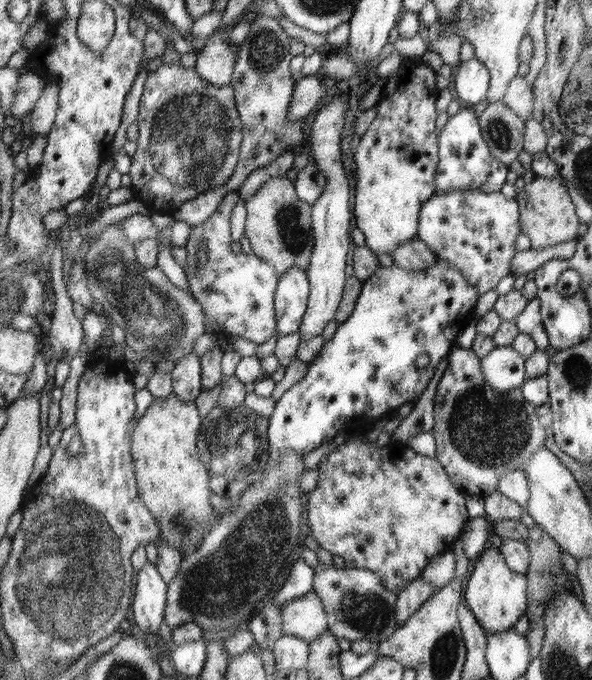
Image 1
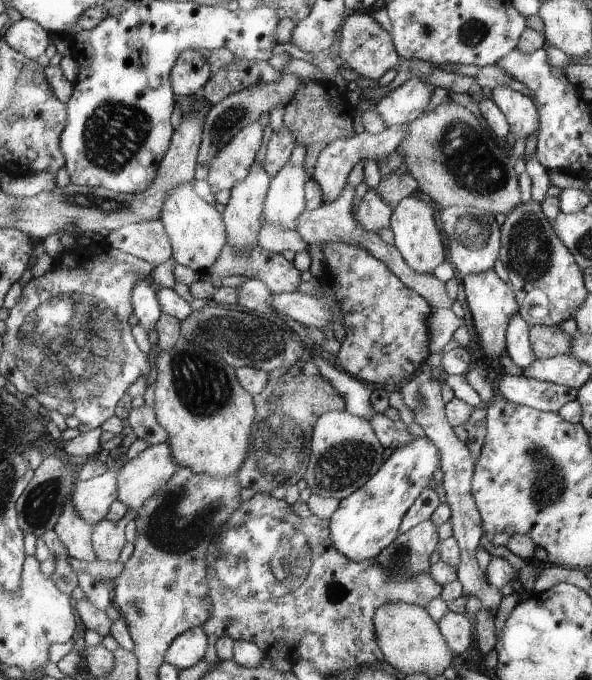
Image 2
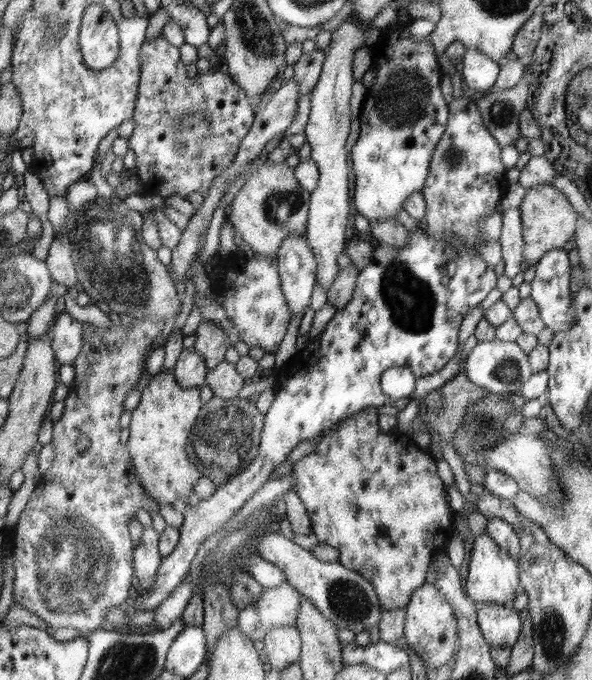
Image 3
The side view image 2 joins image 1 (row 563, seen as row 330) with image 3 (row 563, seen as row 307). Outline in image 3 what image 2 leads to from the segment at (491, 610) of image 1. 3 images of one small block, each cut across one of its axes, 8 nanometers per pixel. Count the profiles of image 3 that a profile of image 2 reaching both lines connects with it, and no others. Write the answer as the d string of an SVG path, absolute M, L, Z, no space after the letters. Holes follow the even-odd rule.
M486 531L474 536L474 544L472 544L472 550L470 550L470 562L468 562L466 595L473 601L486 601L498 603L498 605L508 604L514 598L519 576L519 560L517 557L512 557Z

